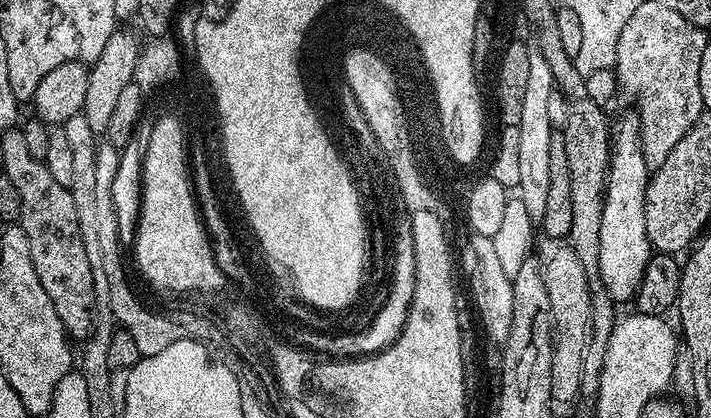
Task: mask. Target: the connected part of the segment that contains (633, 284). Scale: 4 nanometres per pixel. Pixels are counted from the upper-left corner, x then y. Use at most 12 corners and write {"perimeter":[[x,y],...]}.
{"perimeter":[[642,120],[610,128],[598,270],[614,302],[638,287],[650,164]]}

